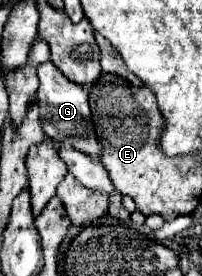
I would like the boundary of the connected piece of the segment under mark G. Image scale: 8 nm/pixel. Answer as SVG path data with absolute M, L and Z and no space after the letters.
M41 63L37 67L39 75L39 89L37 89L37 105L39 105L39 117L41 125L45 131L45 137L49 137L55 143L63 143L69 147L75 147L87 155L99 155L101 153L101 143L97 141L93 123L91 123L91 111L89 111L89 101L87 101L87 91L63 77L63 73L51 63Z

